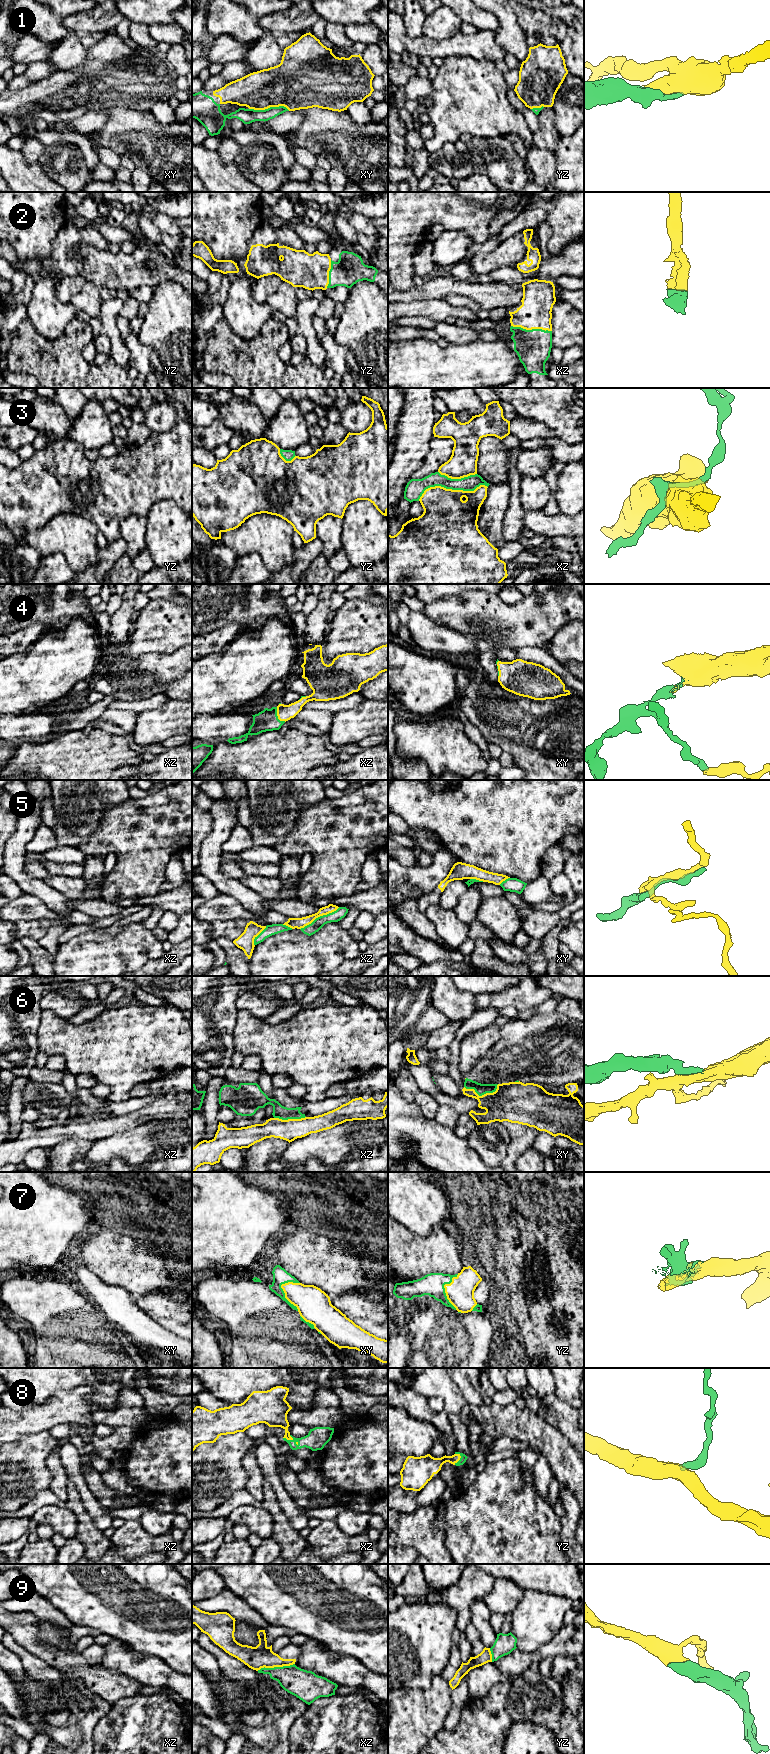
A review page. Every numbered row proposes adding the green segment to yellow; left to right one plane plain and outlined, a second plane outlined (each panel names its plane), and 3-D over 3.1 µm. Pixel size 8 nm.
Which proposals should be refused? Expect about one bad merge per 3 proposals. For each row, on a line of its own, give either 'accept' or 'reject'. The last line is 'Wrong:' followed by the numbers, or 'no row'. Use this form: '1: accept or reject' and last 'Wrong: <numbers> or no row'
1: accept
2: accept
3: reject
4: accept
5: reject
6: reject
7: accept
8: accept
9: accept
Wrong: 3, 5, 6

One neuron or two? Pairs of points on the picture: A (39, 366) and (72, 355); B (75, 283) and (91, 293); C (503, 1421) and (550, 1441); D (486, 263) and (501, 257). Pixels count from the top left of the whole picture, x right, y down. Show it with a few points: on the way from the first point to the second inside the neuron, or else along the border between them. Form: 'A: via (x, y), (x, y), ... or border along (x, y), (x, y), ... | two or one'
A: via (47, 363), (58, 363), (64, 357) | one
B: border along (86, 280), (69, 302) | two
C: via (515, 1422), (533, 1429), (538, 1434) | one
D: via (490, 260), (497, 258) | one

